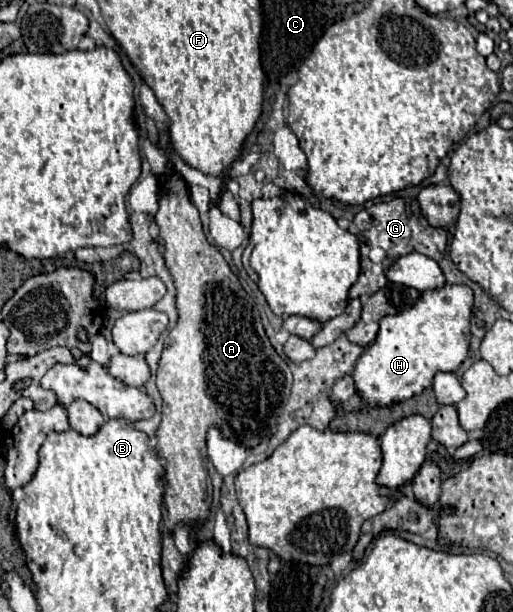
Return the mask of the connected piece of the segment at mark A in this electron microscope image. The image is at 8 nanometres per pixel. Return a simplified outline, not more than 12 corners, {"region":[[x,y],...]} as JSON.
{"region":[[184,177],[154,221],[178,323],[156,371],[162,515],[206,521],[206,431],[266,445],[292,371]]}

